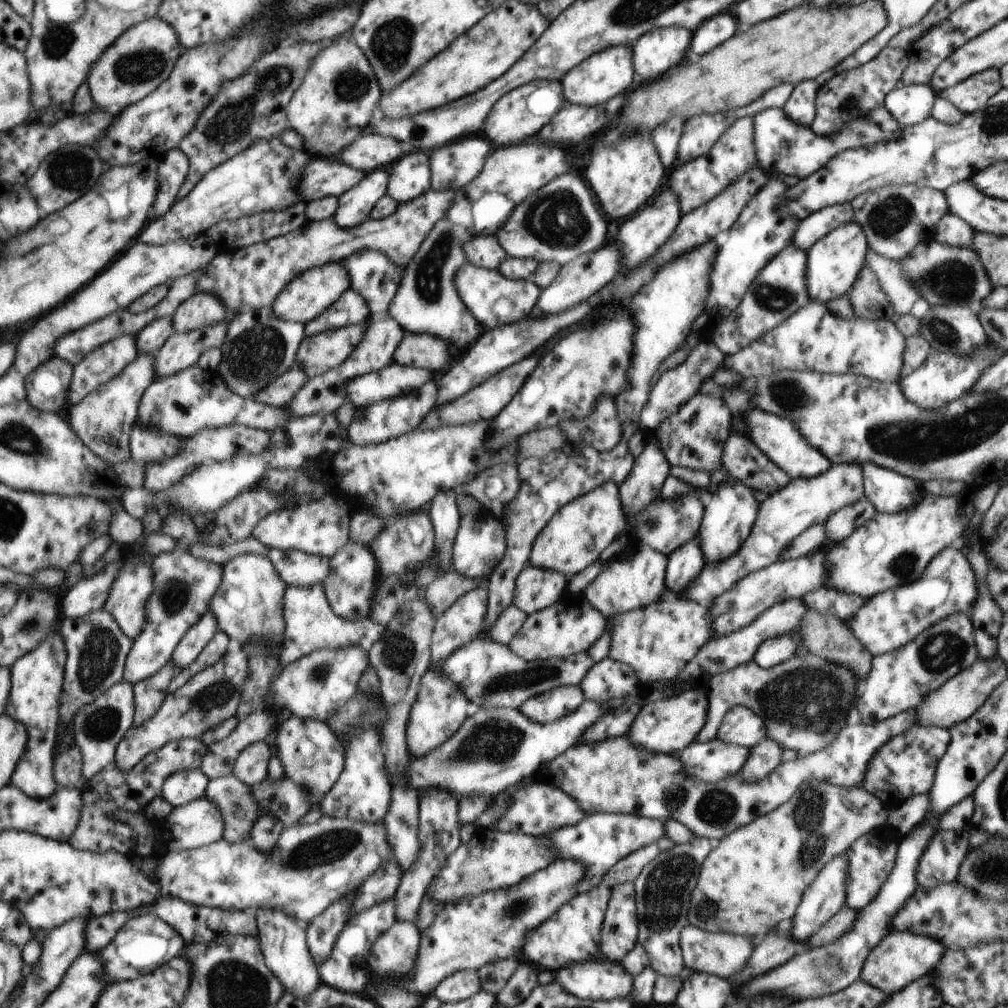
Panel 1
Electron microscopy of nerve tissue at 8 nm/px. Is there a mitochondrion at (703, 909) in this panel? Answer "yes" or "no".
yes

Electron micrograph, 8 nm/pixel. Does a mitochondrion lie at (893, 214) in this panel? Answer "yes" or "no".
yes

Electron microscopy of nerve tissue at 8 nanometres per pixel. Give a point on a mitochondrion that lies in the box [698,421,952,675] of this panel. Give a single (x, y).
(905, 564)

